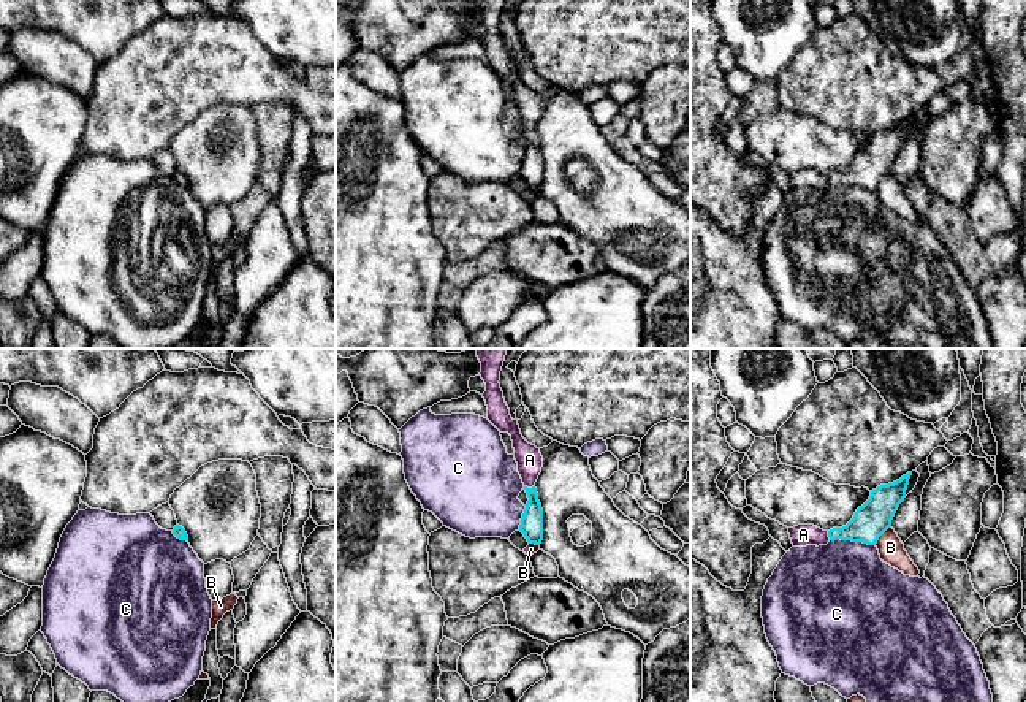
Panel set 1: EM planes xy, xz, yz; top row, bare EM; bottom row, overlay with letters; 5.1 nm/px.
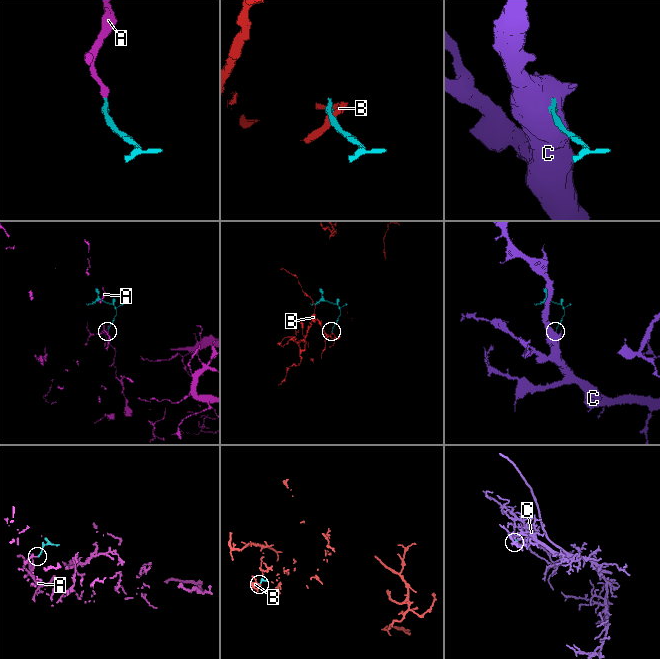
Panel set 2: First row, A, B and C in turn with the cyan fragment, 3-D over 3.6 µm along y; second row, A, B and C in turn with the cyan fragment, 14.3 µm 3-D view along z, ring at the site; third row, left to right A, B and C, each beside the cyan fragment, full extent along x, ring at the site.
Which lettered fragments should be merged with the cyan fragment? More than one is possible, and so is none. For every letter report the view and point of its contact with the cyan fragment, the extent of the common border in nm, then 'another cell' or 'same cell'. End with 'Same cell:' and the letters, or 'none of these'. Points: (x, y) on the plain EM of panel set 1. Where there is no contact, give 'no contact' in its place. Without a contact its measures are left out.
A: meets cyan in xz at (529, 133); contact 60 nm long; same cell
B: meets cyan in yz at (881, 179); contact 120 nm long; another cell
C: meets cyan in yz at (852, 186); contact 240 nm long; another cell
Same cell: A

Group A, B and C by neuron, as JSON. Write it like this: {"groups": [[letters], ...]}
{"groups": [["A"], ["B"], ["C"]]}

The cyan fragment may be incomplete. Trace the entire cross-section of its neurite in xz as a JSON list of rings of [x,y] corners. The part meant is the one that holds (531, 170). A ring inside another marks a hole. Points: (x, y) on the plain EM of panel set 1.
[[[477,0],[481,8],[481,24],[486,29],[483,43],[488,51],[488,65],[500,76],[508,78],[513,86],[518,117],[527,138],[527,149],[521,163],[519,176],[529,189],[540,190],[543,185],[543,154],[538,146],[535,127],[543,113],[540,93],[529,89],[519,74],[518,65],[513,65],[500,33],[500,16],[505,0]]]

